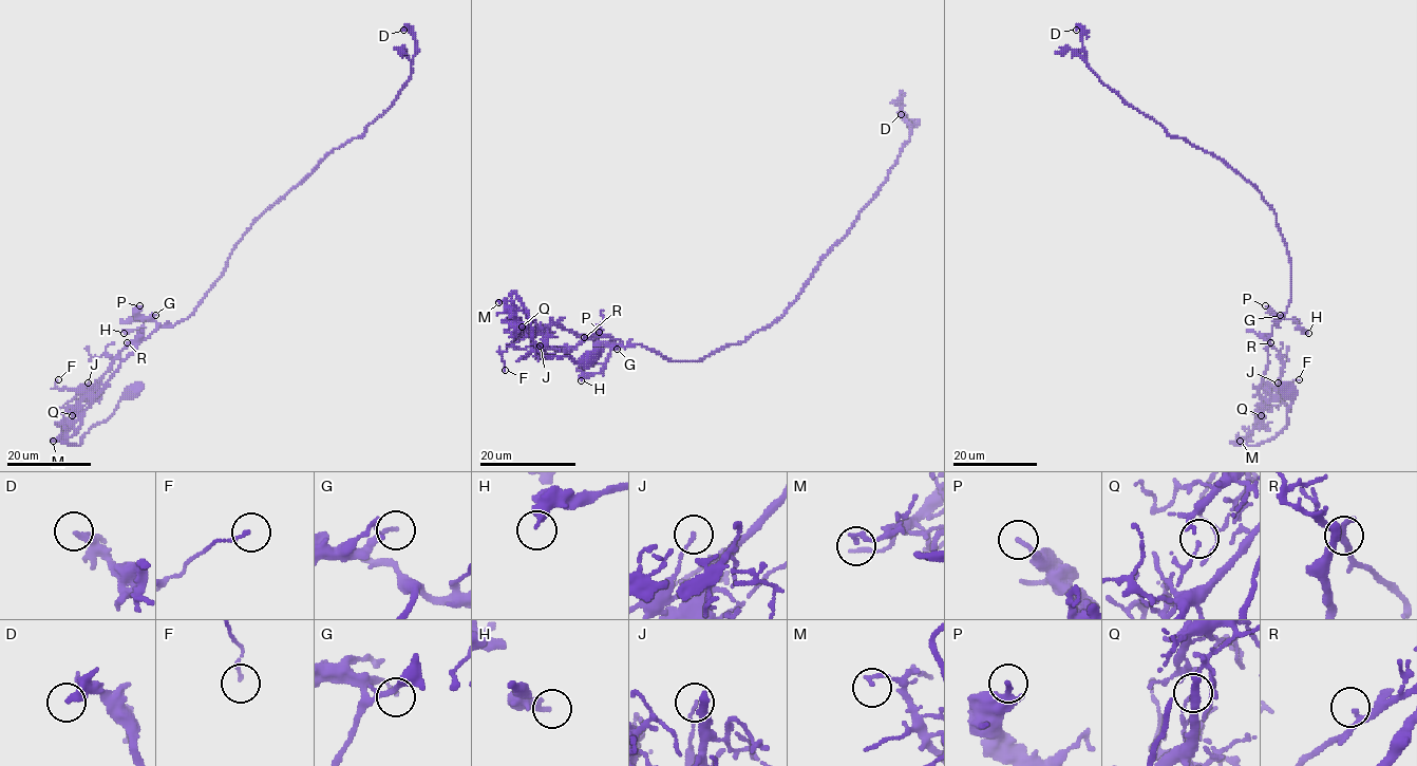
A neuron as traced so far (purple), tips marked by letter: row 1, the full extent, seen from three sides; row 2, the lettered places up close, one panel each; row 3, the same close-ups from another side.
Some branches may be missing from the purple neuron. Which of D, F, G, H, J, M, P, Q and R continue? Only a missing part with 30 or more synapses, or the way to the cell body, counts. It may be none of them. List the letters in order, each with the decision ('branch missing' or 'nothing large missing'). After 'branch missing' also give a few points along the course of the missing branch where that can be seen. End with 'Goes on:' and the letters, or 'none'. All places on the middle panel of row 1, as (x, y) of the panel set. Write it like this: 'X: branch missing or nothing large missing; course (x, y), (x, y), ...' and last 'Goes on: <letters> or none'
D: nothing large missing
F: nothing large missing
G: nothing large missing
H: nothing large missing
J: nothing large missing
M: nothing large missing
P: nothing large missing
Q: nothing large missing
R: nothing large missing
Goes on: none

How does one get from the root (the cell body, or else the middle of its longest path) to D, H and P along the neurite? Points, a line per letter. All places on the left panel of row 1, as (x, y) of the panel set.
D: (130, 391), (78, 446), (63, 442), (140, 341), (194, 311), (250, 226), (393, 104), (416, 51), (403, 30)
H: (130, 391), (78, 446), (63, 442), (78, 429), (86, 408), (119, 363), (157, 323), (147, 318), (124, 333)
P: (130, 391), (78, 446), (63, 442), (78, 429), (86, 408), (119, 363), (157, 327), (138, 314), (139, 305)

